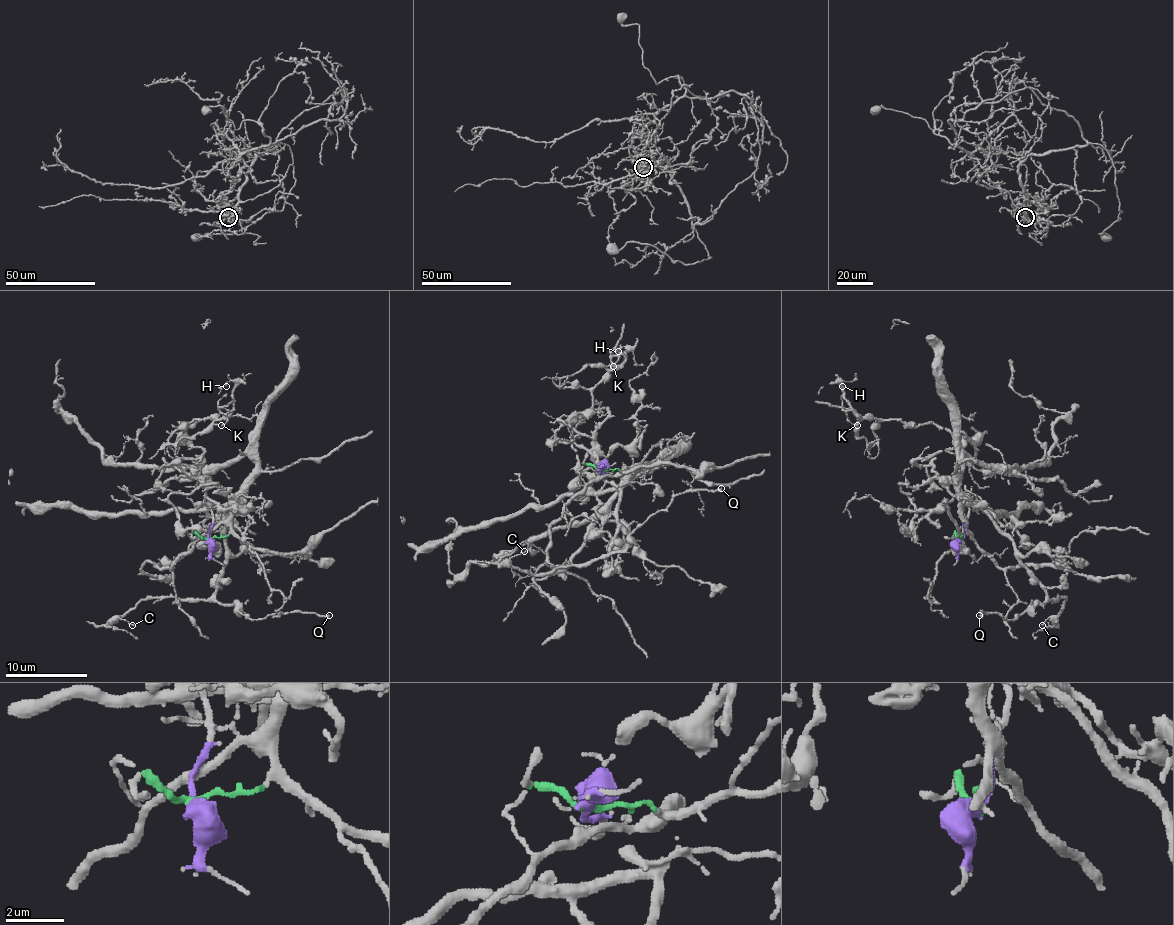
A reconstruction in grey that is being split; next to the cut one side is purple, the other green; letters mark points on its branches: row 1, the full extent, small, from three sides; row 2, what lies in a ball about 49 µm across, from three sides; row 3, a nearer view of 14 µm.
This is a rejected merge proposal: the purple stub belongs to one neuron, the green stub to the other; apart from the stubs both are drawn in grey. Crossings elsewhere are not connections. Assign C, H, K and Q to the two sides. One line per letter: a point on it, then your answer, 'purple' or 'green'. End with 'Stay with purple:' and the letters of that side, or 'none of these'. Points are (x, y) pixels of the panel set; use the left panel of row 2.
C: (132, 625) | green
H: (226, 386) | purple
K: (221, 425) | purple
Q: (329, 615) | green
Stay with purple: H, K

